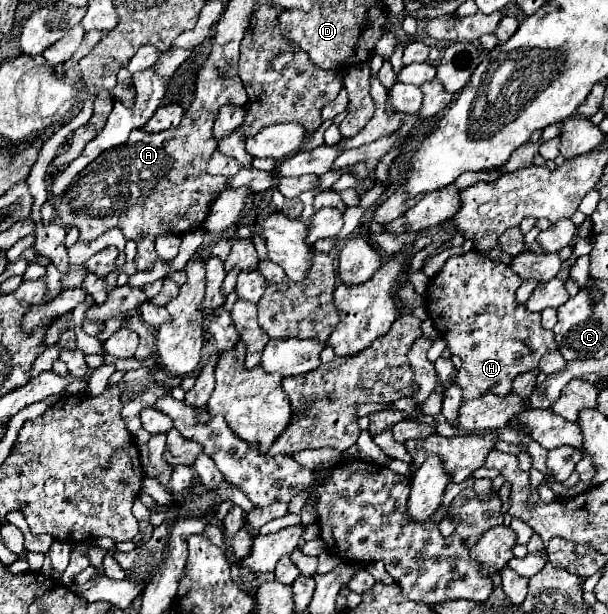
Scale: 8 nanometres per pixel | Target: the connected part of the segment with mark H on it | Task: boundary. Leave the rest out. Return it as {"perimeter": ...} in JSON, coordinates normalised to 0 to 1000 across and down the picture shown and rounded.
{"perimeter":[[[780,409],[740,419],[727,441],[704,458],[704,510],[737,568],[750,572],[760,585],[760,598],[750,611],[750,627],[760,634],[763,653],[793,647],[799,637],[832,643],[849,611],[882,601],[891,578],[914,572],[911,542],[888,529],[888,510],[865,507],[865,497],[849,490],[849,471],[855,464],[859,454],[842,441],[839,432],[809,425]]]}

